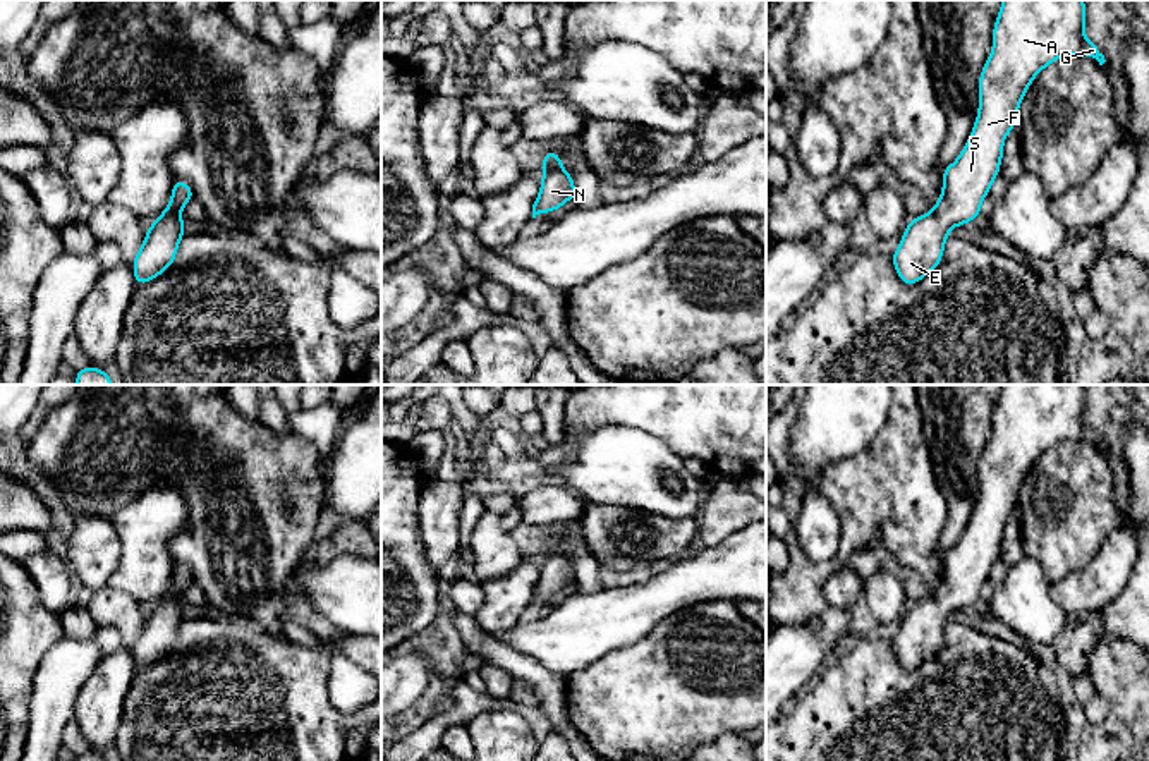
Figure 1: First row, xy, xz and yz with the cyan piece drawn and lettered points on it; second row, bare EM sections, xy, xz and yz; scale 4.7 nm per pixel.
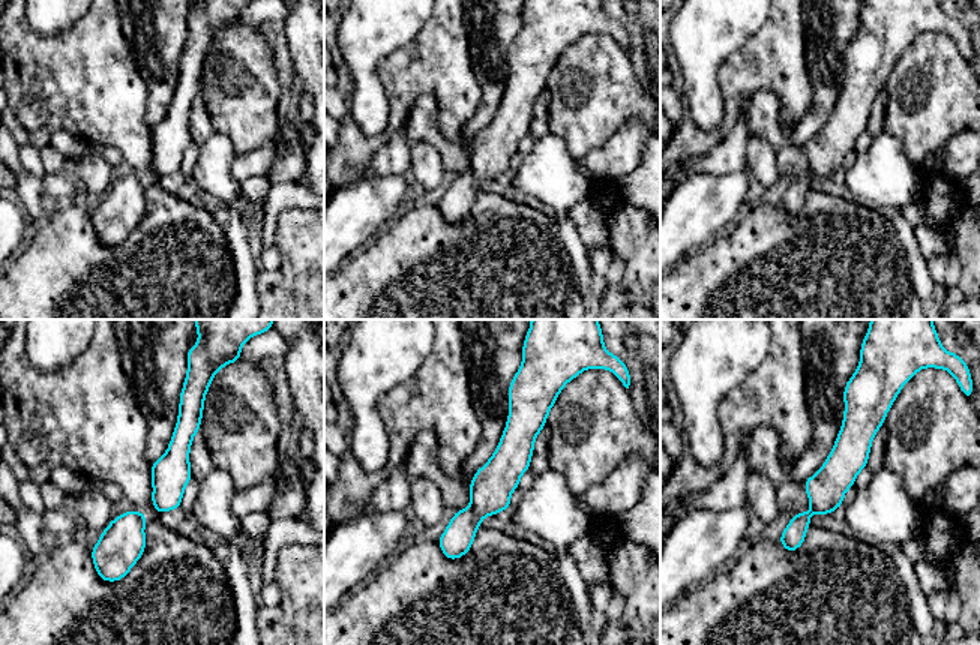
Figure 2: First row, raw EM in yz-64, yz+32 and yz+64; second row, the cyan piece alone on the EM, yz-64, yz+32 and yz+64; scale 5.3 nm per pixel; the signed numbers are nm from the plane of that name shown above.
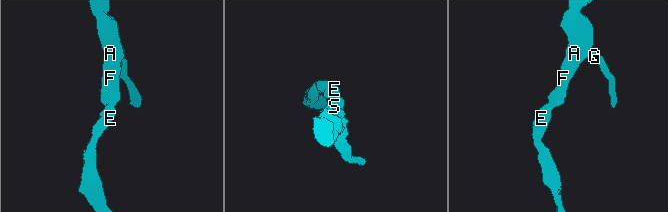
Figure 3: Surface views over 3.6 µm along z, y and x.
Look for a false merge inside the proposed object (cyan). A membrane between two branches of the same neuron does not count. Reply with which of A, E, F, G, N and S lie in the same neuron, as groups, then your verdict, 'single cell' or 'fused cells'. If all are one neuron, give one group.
A E F G N S; single cell

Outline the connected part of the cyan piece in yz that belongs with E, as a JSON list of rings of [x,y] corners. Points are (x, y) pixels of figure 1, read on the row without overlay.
[[[1003,385],[993,412],[993,435],[979,462],[979,496],[974,514],[958,543],[943,553],[943,575],[926,600],[915,601],[891,639],[893,651],[905,670],[914,670],[934,656],[950,615],[981,600],[981,587],[1000,560],[1003,527],[1017,510],[1018,491],[1034,462],[1063,440],[1089,440],[1103,450],[1104,440],[1084,416],[1084,385]]]

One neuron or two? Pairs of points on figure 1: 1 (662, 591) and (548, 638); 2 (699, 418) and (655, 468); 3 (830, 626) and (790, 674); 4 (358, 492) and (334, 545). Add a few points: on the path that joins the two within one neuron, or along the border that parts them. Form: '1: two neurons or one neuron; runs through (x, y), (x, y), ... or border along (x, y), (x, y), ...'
1: one neuron; runs through (634, 610), (622, 617), (583, 627), (576, 634)
2: two neurons; border along (636, 428), (658, 437), (682, 459)
3: one neuron; runs through (818, 638), (794, 662)
4: two neurons; border along (344, 519), (363, 521)

